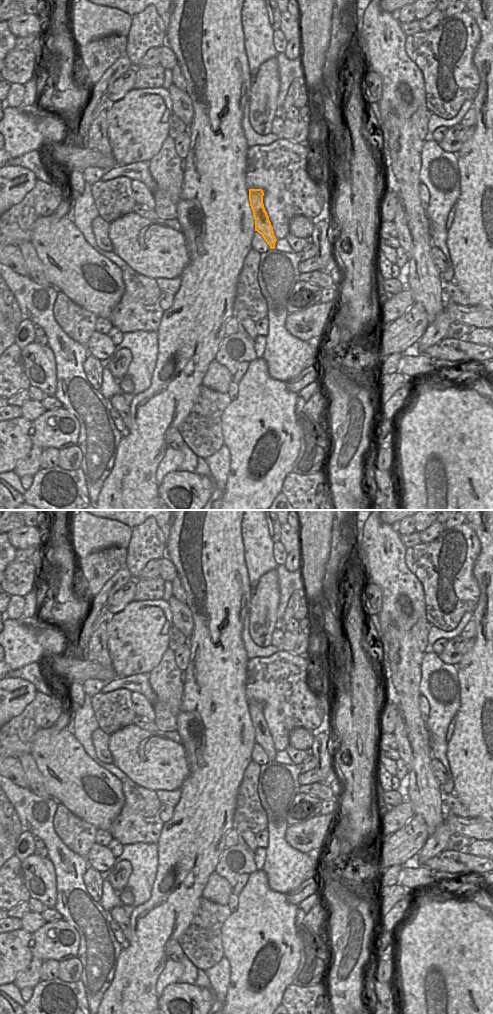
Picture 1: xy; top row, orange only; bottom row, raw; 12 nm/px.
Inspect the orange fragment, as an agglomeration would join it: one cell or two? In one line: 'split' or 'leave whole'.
split

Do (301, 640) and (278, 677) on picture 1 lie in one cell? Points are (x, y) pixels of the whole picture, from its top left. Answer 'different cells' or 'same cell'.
different cells

